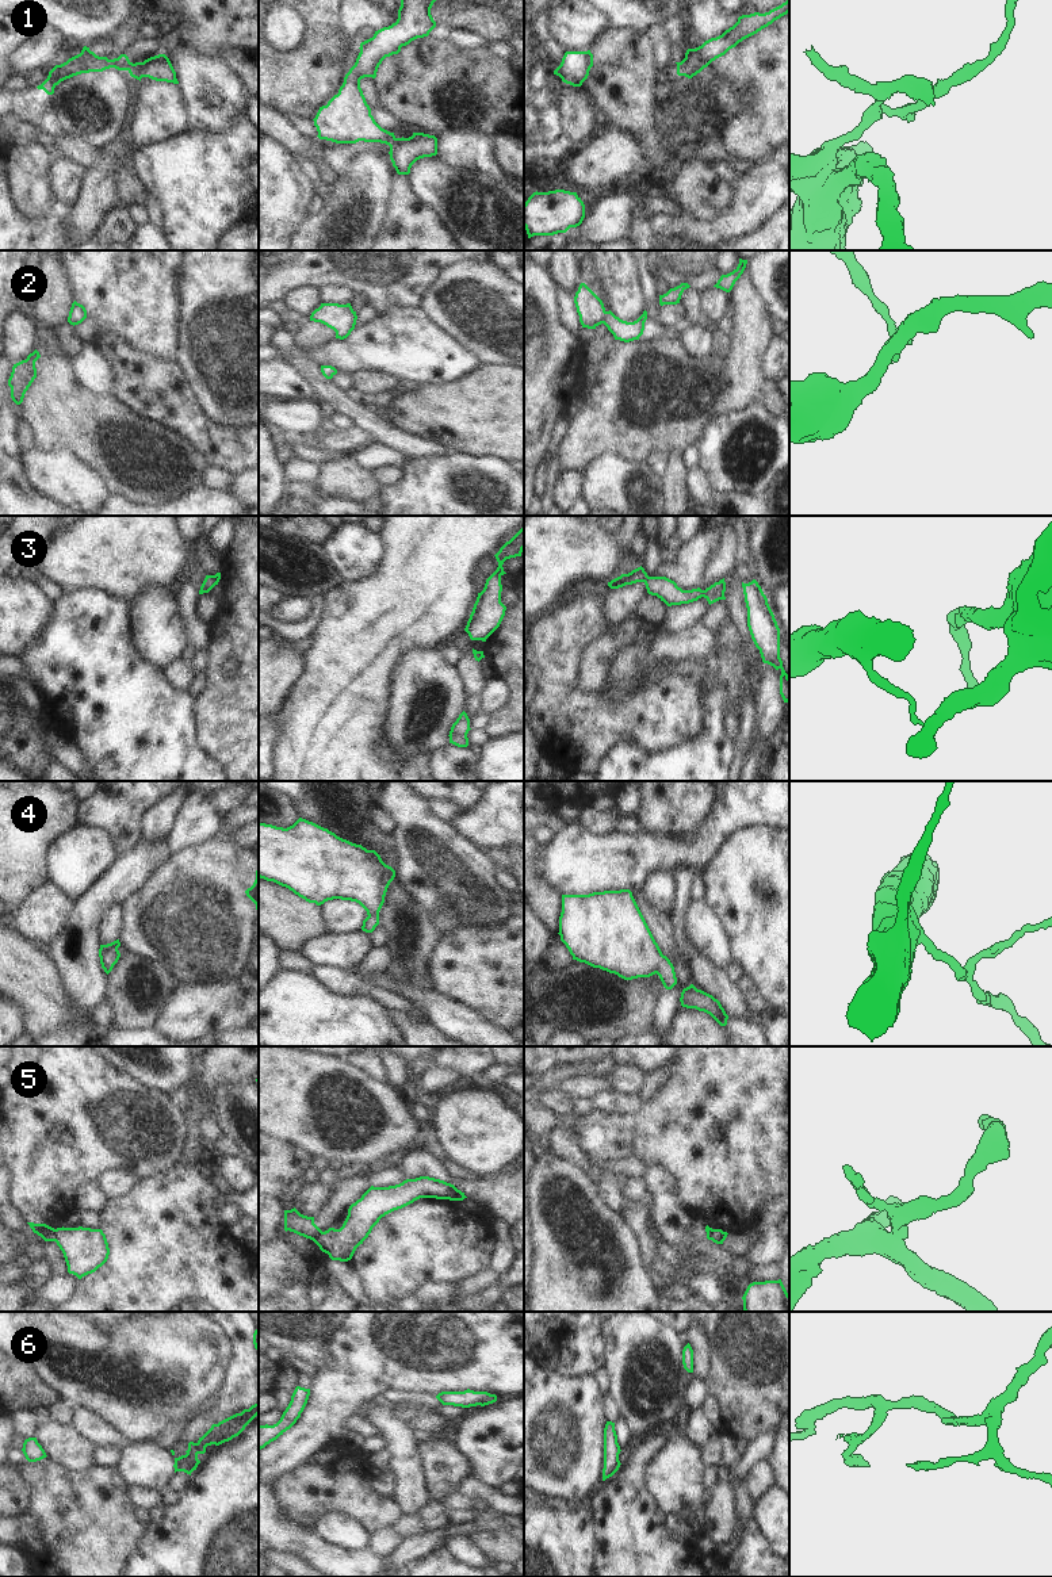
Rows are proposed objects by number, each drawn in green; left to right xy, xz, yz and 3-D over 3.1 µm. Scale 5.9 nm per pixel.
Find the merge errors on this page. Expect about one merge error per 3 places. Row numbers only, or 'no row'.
1, 5

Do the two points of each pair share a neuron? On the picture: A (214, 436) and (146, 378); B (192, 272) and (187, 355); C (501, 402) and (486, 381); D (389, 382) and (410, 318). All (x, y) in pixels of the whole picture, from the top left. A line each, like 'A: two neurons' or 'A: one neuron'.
A: one neuron
B: one neuron
C: one neuron
D: two neurons

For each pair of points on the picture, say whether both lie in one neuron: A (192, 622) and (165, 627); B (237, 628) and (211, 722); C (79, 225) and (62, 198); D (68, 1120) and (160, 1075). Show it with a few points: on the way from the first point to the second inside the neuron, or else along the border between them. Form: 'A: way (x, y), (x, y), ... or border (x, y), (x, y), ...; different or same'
A: border (173, 593), (176, 612), (187, 645); different
B: way (244, 651), (244, 689), (234, 699); same
C: border (84, 180), (81, 195), (67, 211); different
D: border (115, 1067), (141, 1083), (168, 1095); different

